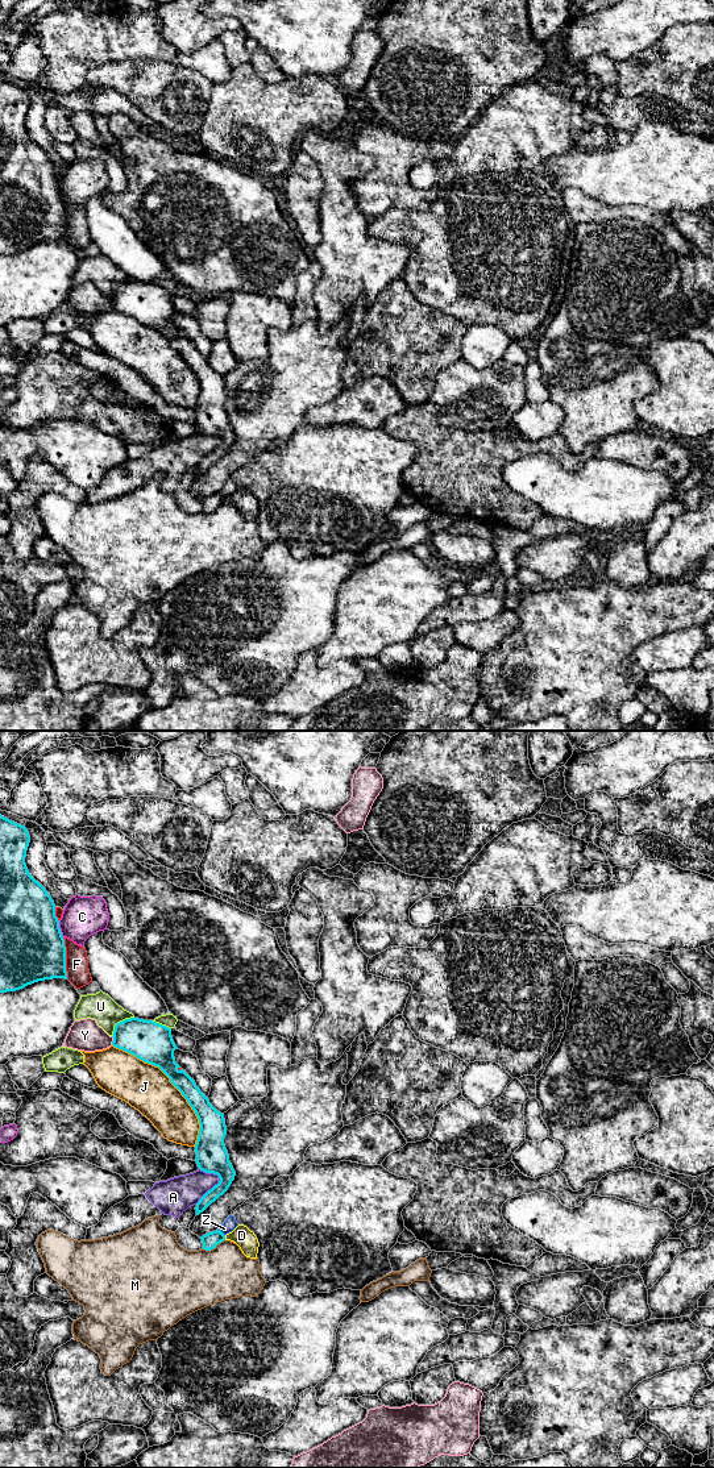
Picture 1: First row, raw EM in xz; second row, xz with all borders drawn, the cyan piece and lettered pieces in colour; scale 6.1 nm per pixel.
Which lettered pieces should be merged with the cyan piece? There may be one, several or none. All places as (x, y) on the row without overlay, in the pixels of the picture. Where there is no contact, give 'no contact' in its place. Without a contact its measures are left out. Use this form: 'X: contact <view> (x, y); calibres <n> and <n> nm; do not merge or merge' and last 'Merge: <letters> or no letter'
A: contact xz (212, 450); calibres 190 and 220 nm; do not merge
C: contact xz (59, 191); calibres 400 and 240 nm; do not merge
D: contact xz (224, 500); calibres 100 and 120 nm; do not merge
F: contact xz (65, 221); calibres 400 and 140 nm; do not merge
J: contact xz (171, 345); calibres 220 and 280 nm; do not merge
M: contact xz (214, 510); calibres 100 and 360 nm; do not merge
U: contact xz (120, 285); calibres 240 and 170 nm; do not merge
Y: contact xz (113, 303); calibres 240 and 190 nm; do not merge
Z: contact xz (221, 495); calibres 100 and 80 nm; merge
Merge: Z

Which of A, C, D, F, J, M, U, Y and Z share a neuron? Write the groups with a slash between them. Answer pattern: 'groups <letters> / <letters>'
groups A / C / D F / J / M / U / Y / Z

